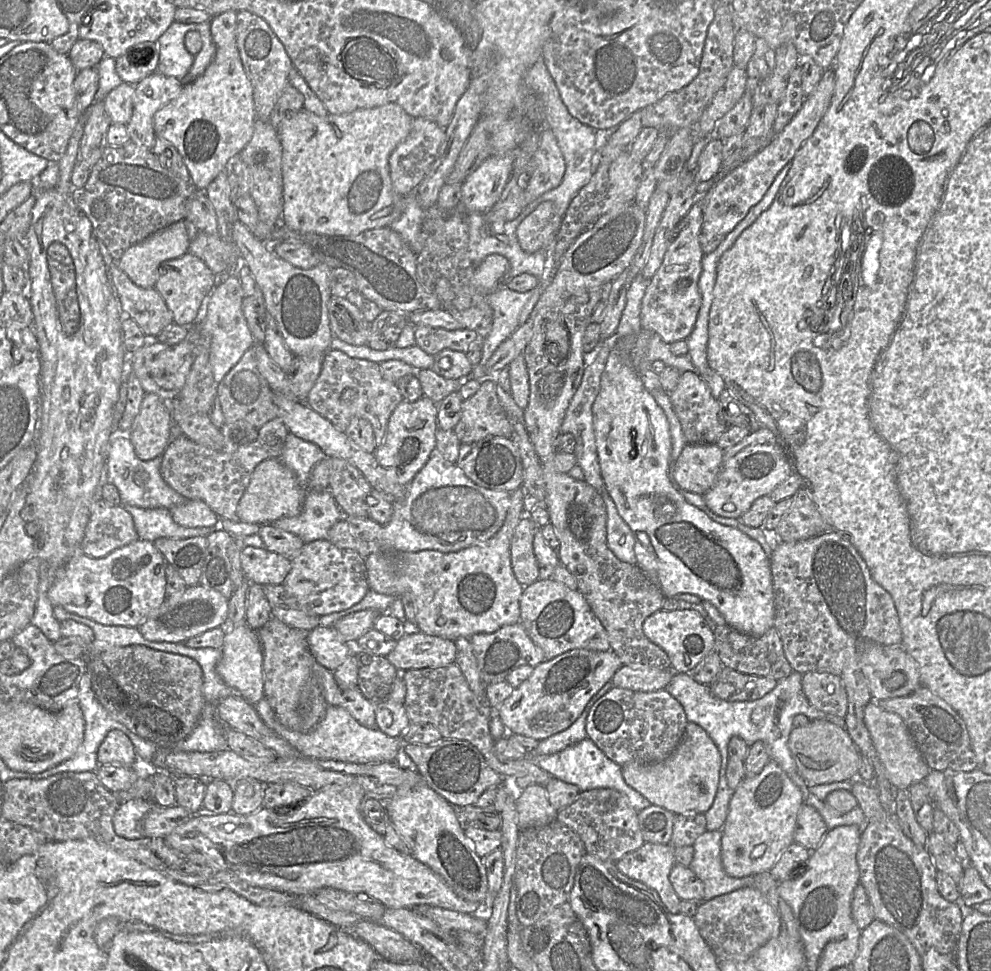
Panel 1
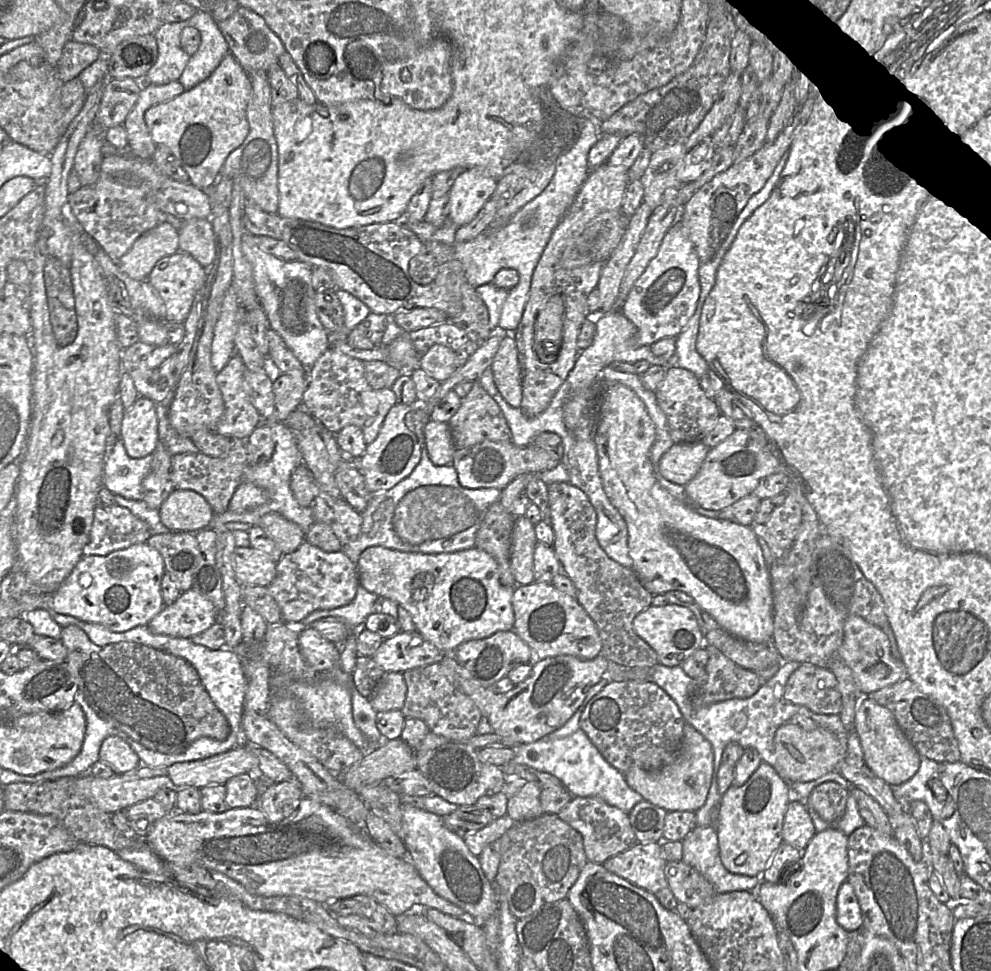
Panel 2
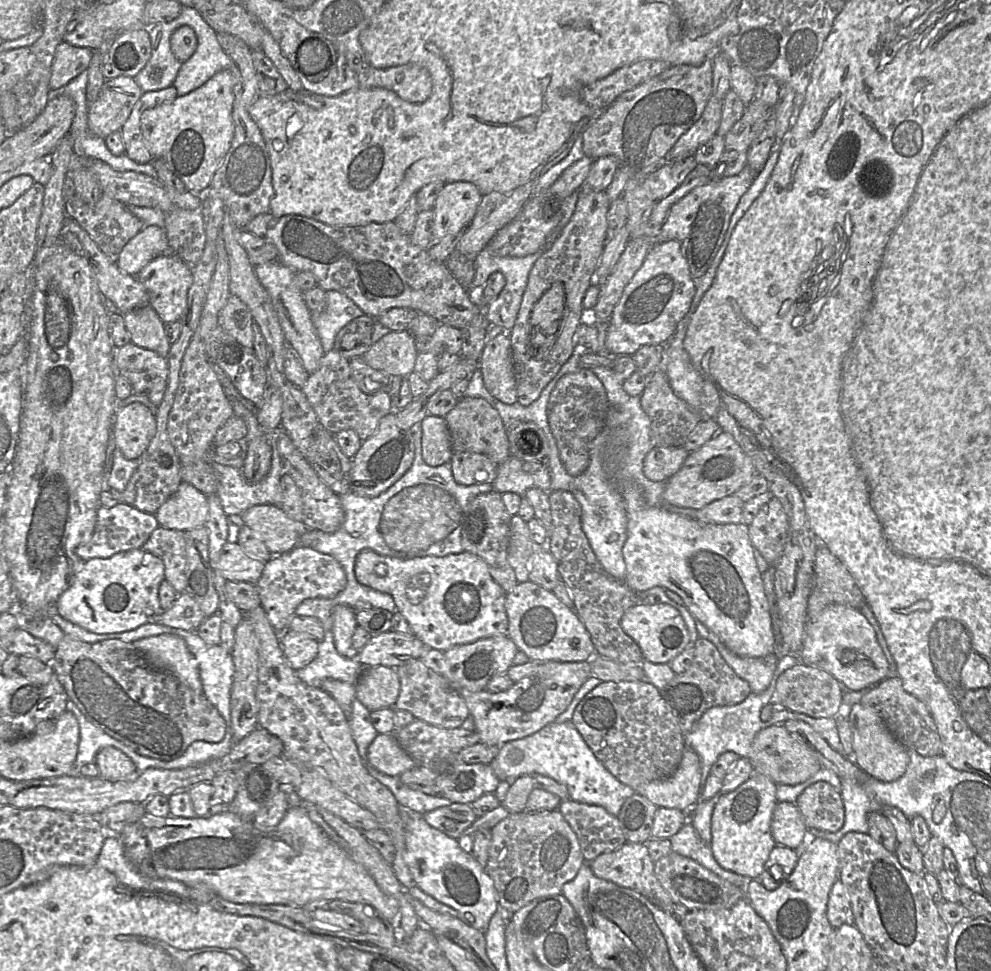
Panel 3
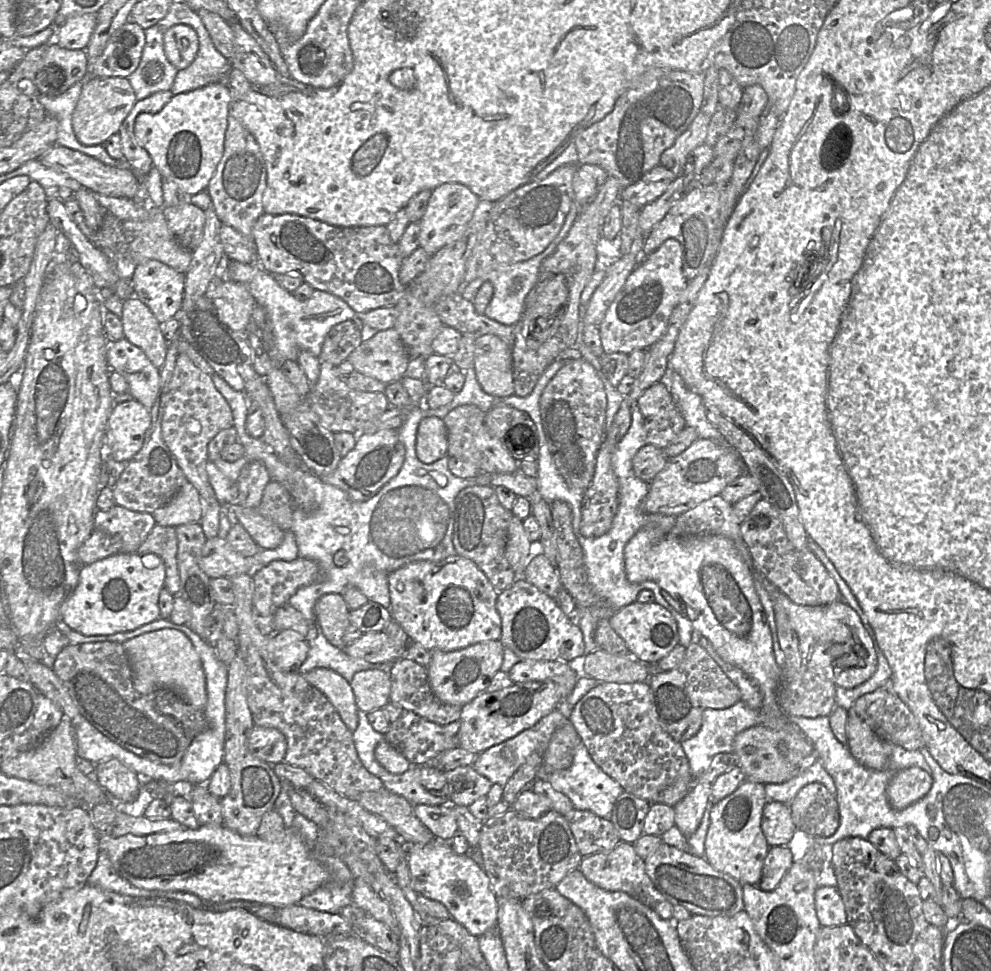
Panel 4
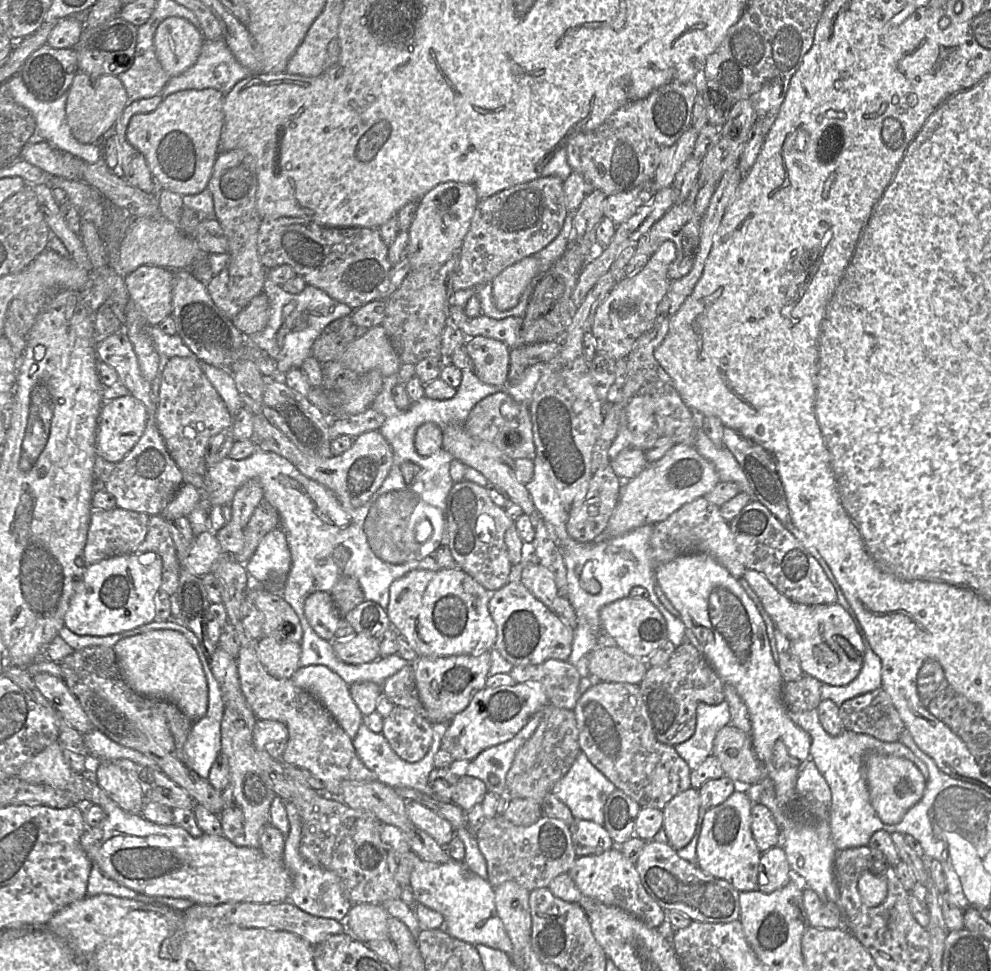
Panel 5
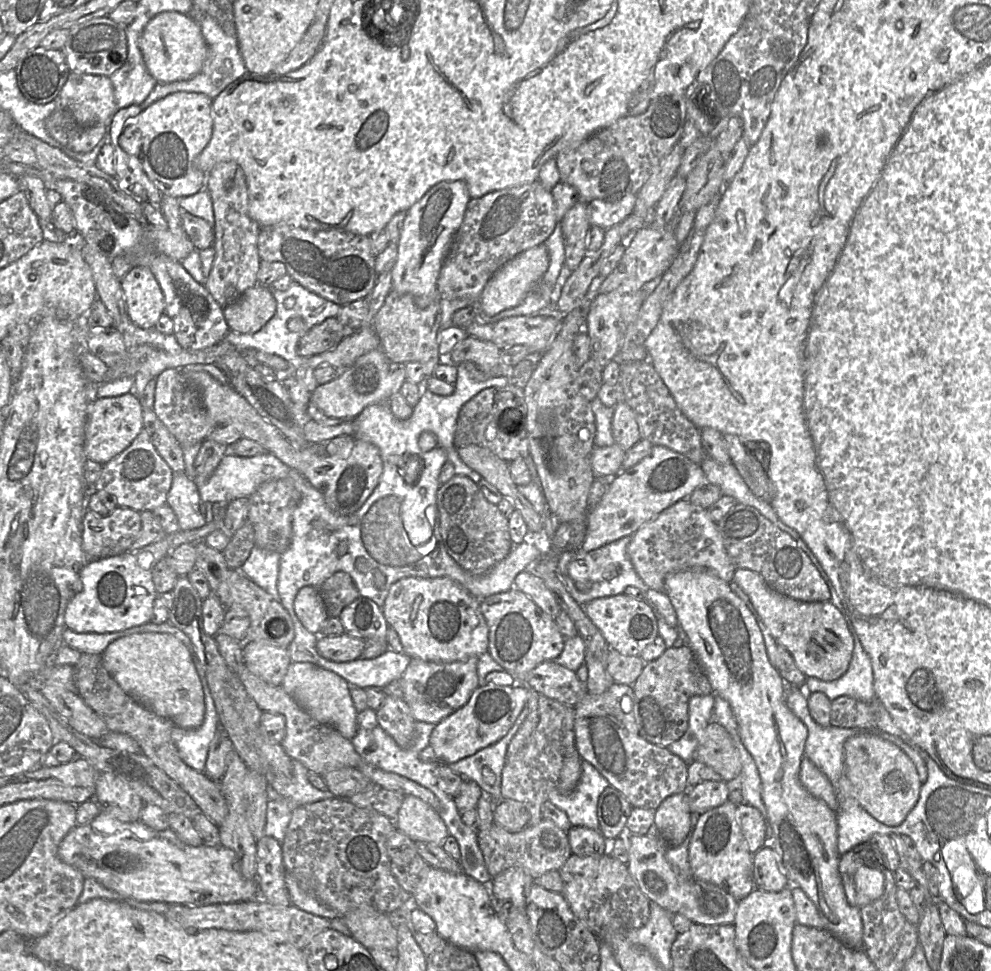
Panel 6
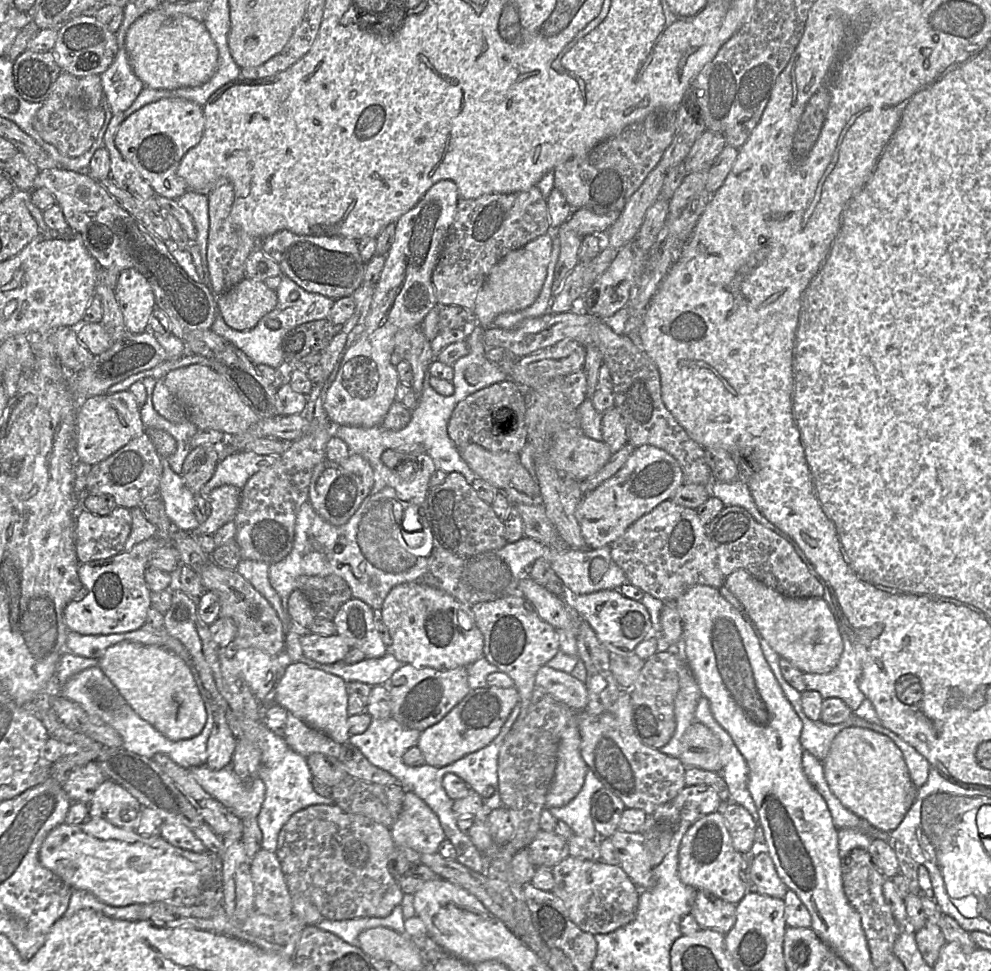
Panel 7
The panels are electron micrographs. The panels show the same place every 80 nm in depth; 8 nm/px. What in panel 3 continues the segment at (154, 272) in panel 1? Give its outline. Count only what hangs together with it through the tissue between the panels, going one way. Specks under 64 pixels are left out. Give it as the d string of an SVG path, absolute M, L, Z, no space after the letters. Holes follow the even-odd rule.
M144 227L122 249L117 265L126 273L137 276L152 259L170 251L167 234L163 227Z

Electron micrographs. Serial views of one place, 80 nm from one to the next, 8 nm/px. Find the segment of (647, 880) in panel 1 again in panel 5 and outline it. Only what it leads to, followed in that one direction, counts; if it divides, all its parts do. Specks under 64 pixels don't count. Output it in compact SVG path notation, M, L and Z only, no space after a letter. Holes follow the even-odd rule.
M614 846L602 854L578 856L567 873L585 896L606 905L618 907L649 927L657 928L667 918L665 910L643 887L635 863L627 859L618 847Z

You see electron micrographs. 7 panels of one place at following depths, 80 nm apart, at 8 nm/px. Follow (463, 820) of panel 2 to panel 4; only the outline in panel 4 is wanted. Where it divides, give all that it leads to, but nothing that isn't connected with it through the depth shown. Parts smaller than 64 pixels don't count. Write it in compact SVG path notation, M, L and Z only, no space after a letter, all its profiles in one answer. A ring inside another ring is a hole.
M413 805L414 813L420 822L435 838L451 842L458 833L458 825L450 805Z

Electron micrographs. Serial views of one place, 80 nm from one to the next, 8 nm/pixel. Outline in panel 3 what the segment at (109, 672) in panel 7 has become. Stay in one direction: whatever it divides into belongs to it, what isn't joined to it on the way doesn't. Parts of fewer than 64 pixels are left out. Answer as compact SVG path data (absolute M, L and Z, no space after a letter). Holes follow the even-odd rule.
M161 634L132 644L144 655L150 666L170 672L191 689L203 692L197 661L181 637Z

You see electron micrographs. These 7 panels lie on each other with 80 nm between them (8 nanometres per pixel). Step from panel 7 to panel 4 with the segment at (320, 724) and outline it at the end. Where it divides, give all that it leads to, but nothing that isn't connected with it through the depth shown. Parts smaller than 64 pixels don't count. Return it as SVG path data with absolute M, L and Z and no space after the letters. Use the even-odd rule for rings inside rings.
M315 668L303 677L328 698L347 728L353 733L358 725L358 708L350 682L328 668Z

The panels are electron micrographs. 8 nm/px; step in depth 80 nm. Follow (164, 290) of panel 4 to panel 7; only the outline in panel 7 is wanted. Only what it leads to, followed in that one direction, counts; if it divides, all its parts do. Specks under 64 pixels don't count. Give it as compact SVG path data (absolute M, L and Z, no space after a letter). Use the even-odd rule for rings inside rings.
M136 269L120 272L115 295L128 333L144 333L149 317L156 307L154 293L147 279Z

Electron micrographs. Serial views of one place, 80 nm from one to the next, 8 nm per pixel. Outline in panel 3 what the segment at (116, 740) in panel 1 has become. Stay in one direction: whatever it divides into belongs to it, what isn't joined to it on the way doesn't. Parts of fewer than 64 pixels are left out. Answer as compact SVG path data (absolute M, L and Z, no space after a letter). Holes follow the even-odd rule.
M114 747L100 750L94 760L99 776L108 781L120 781L132 778L138 771L132 760Z

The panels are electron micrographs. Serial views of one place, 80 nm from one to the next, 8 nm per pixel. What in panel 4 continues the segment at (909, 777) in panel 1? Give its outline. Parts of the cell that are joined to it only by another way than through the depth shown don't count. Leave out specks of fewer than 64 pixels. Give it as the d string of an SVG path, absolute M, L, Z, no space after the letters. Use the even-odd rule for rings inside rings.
M846 710L847 746L853 757L864 767L881 771L889 767L892 743L879 736L852 710Z

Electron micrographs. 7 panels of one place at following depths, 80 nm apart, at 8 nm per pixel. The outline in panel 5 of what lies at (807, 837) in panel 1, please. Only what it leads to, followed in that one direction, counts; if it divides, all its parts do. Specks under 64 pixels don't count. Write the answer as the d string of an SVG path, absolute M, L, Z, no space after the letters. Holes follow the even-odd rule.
M754 803L752 806L751 831L761 853L779 843L780 828L771 811L762 804Z

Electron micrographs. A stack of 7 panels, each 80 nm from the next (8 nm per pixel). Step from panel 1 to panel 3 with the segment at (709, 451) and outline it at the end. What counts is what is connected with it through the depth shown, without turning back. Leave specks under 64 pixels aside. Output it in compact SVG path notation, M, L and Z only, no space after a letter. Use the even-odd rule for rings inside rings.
M655 446L644 458L643 473L651 481L667 481L679 471L689 453L681 446Z

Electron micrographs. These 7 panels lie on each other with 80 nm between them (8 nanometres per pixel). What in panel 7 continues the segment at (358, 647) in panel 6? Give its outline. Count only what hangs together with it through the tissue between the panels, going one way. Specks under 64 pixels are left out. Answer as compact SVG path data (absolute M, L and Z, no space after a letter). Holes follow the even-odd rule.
M304 633L301 636L301 646L305 657L321 664L341 662L351 649L346 640L338 634Z

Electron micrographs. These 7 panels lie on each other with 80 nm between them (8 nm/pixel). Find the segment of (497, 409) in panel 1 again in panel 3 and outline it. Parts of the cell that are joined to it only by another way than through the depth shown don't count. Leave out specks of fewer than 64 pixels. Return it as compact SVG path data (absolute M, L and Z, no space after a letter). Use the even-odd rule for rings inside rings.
M464 396L444 417L446 421L453 452L473 452L487 456L491 461L500 464L510 456L507 431L498 413L485 399Z

